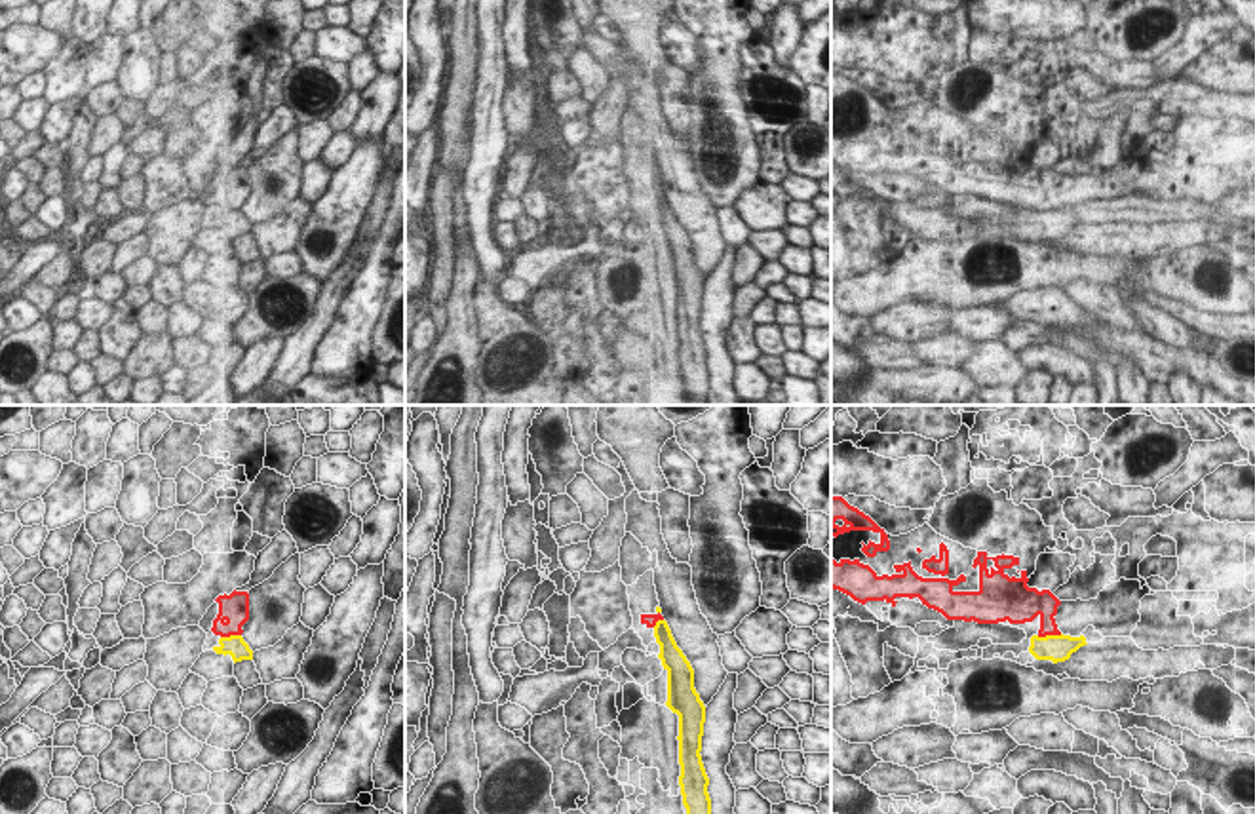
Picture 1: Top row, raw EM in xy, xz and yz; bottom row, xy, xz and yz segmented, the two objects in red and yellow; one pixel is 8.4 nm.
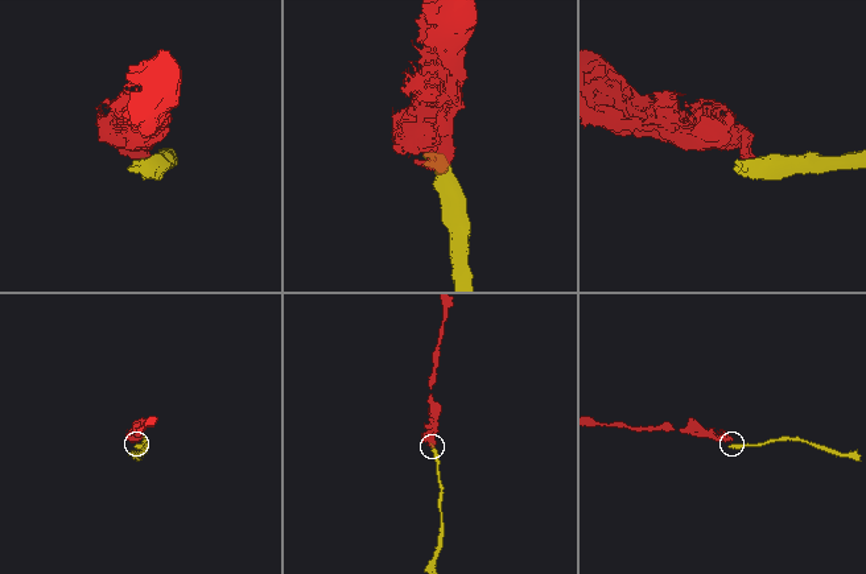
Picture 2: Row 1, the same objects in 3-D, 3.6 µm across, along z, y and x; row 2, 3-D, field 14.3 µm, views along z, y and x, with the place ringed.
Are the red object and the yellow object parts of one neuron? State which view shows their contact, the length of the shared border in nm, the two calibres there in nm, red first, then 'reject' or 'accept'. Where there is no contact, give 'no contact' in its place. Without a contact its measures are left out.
yz | 220 nm | 190/220 nm | reject

